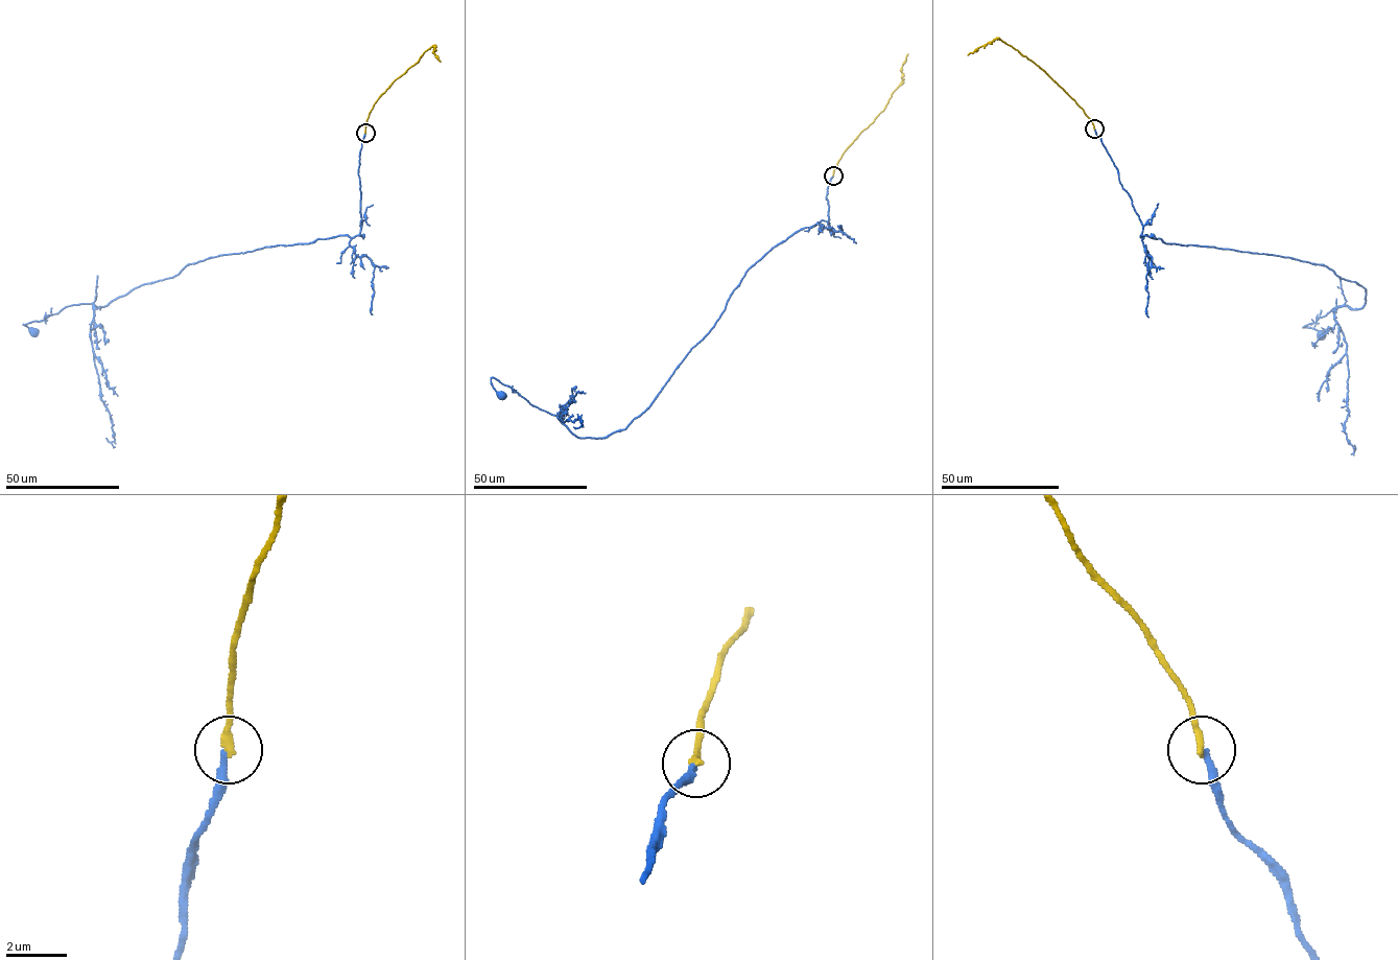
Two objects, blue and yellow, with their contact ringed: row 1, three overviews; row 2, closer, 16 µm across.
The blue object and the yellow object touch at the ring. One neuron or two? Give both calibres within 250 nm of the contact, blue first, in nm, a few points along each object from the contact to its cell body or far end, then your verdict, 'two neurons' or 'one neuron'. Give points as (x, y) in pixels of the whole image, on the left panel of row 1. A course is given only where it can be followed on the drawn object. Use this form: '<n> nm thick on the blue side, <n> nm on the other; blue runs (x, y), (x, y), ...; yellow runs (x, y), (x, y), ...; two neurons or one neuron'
220 nm thick on the blue side, 260 nm on the other; blue runs (364, 133), (358, 235), (210, 257), (103, 306), (72, 305), (23, 324), (33, 330); yellow runs (364, 133), (369, 115), (377, 98), (396, 79), (430, 47), (434, 46), (433, 52), (440, 62); one neuron

